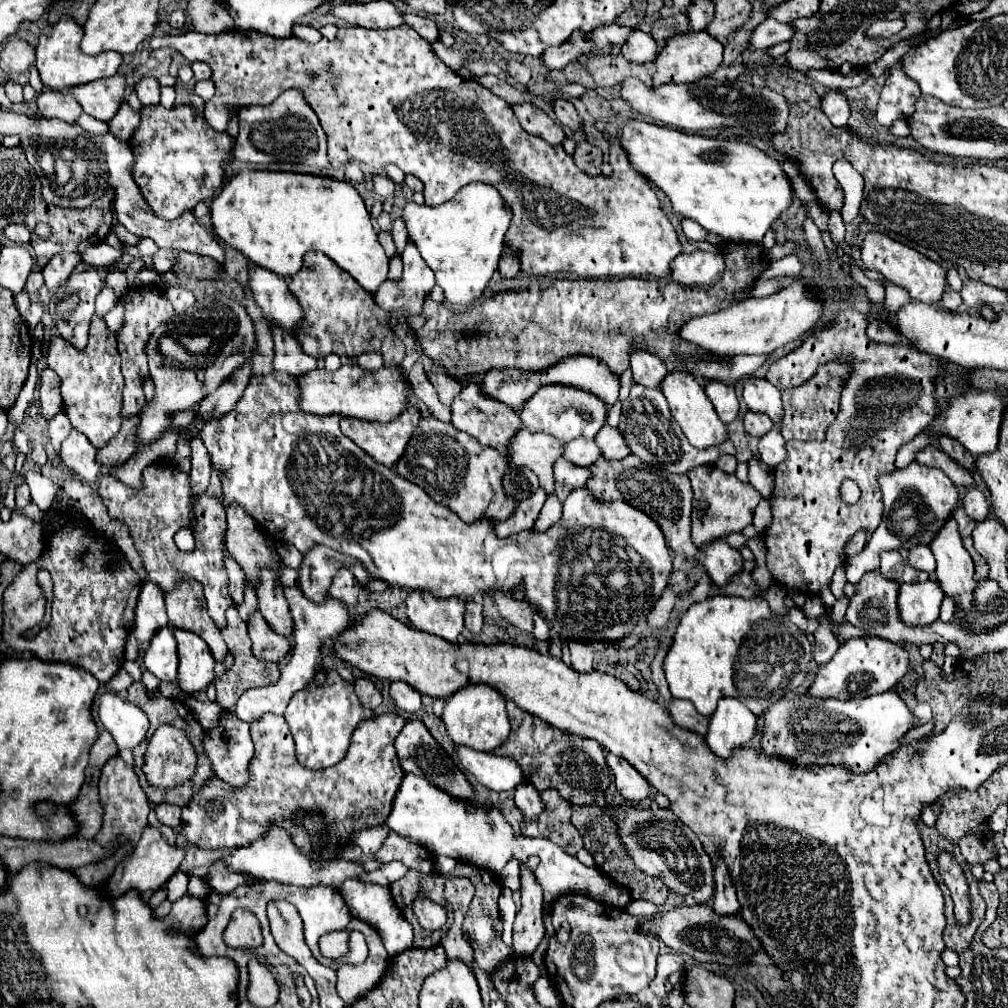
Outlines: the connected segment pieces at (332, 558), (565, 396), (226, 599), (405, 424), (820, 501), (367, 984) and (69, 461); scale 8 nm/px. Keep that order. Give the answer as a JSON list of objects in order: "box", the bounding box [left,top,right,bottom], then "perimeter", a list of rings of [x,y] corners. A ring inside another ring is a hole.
[{"box":[299,546,369,604],"perimeter":[[[315,546],[313,550],[305,552],[303,566],[299,568],[301,592],[309,600],[321,604],[327,598],[333,574],[337,574],[339,568],[349,568],[361,584],[365,584],[369,580],[369,576],[365,574],[365,568],[361,566],[361,562],[355,562],[355,558],[329,550],[327,546]]]},{"box":[519,386,607,442],"perimeter":[[[543,386],[519,412],[527,430],[547,432],[563,442],[571,442],[575,438],[595,438],[595,434],[603,428],[607,418],[607,406],[593,394],[585,390],[577,390],[571,386]]]},{"box":[99,462,233,628],"perimeter":[[[155,462],[155,464],[149,464],[145,470],[143,470],[143,484],[145,488],[143,490],[133,490],[125,484],[121,484],[119,480],[115,480],[113,476],[101,476],[99,478],[99,496],[103,498],[105,506],[107,506],[107,512],[111,518],[127,524],[129,528],[129,534],[131,538],[135,540],[135,548],[139,552],[139,556],[143,558],[143,564],[145,564],[145,570],[147,570],[147,576],[149,580],[153,580],[165,594],[169,590],[173,590],[183,578],[193,578],[197,582],[201,582],[203,586],[203,594],[205,594],[205,600],[207,600],[207,610],[209,610],[209,616],[215,620],[215,624],[219,628],[225,628],[225,610],[233,604],[231,596],[229,596],[229,580],[227,580],[227,572],[225,572],[225,566],[223,566],[223,560],[225,560],[225,530],[227,530],[227,522],[225,522],[225,508],[221,504],[219,498],[211,496],[211,494],[201,494],[193,500],[193,492],[191,492],[191,482],[189,482],[189,474],[181,472],[173,462]],[[195,512],[195,538],[197,538],[197,548],[193,552],[181,552],[175,542],[173,542],[173,534],[177,530],[181,530],[183,526],[189,526],[191,522],[191,516]]]},{"box":[341,406,421,468],"perimeter":[[[409,406],[405,412],[399,414],[393,422],[379,424],[379,422],[363,422],[355,418],[341,420],[341,432],[347,434],[361,450],[365,450],[373,460],[393,468],[405,446],[417,428],[421,414],[417,408]]]},{"box":[765,300,941,594],"perimeter":[[[853,300],[833,302],[839,310],[835,320],[827,326],[815,330],[801,348],[773,362],[767,372],[767,380],[779,390],[787,390],[793,386],[805,384],[815,370],[837,358],[853,360],[853,374],[845,380],[845,390],[841,394],[841,410],[835,422],[827,428],[827,438],[823,442],[803,442],[791,440],[787,442],[787,458],[775,468],[775,490],[771,496],[773,524],[765,532],[767,546],[767,568],[773,578],[785,588],[795,588],[803,594],[817,594],[823,586],[831,584],[831,576],[839,564],[845,562],[845,542],[861,528],[875,530],[881,522],[883,502],[877,478],[881,474],[891,474],[895,470],[895,454],[897,450],[913,440],[921,430],[929,426],[935,418],[935,378],[939,374],[941,362],[921,350],[913,350],[909,346],[897,344],[877,344],[871,342],[865,334],[865,316],[855,310]],[[851,478],[861,488],[861,498],[857,504],[845,504],[841,500],[841,484]]]},{"box":[337,920,389,1005],"perimeter":[[[351,920],[351,930],[359,930],[365,934],[369,944],[369,958],[361,966],[341,966],[337,970],[337,994],[345,1004],[351,1005],[357,998],[371,990],[385,974],[385,962],[389,962],[389,954],[373,930],[373,926],[363,920]]]},{"box":[61,430,101,484],"perimeter":[[[71,430],[61,448],[63,464],[83,482],[93,484],[101,476],[101,466],[95,462],[95,448],[85,438],[85,434]]]}]

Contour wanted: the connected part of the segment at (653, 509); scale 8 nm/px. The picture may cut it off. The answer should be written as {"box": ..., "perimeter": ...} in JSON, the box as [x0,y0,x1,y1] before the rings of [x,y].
{"box":[587,456,699,562],"perimeter":[[[627,456],[623,460],[605,460],[601,458],[591,466],[593,478],[587,482],[587,488],[597,494],[601,500],[625,500],[627,504],[643,510],[653,518],[663,530],[667,544],[673,552],[683,554],[683,558],[697,562],[699,548],[691,542],[691,484],[687,474],[665,474],[657,466],[649,466],[637,456]]]}

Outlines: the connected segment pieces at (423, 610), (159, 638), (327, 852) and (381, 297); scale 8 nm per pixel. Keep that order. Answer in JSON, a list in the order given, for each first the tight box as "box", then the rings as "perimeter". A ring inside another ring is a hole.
[{"box":[407,590,465,642],"perimeter":[[[415,590],[407,596],[407,616],[413,628],[457,642],[463,630],[465,600],[461,598],[433,598],[425,590]]]},{"box":[143,626,179,682],"perimeter":[[[165,626],[165,630],[159,630],[151,638],[149,648],[143,654],[143,664],[161,682],[177,682],[179,660],[171,626]]]},{"box":[179,714,405,860],"perimeter":[[[265,714],[261,720],[251,724],[251,738],[255,740],[255,758],[249,766],[249,784],[243,790],[233,790],[227,782],[221,782],[221,778],[209,778],[205,786],[197,792],[197,796],[189,802],[189,806],[183,810],[183,822],[179,830],[185,834],[189,844],[209,848],[209,850],[233,850],[241,846],[249,846],[255,838],[263,836],[271,824],[277,824],[285,828],[291,836],[293,842],[307,854],[317,856],[319,860],[333,860],[341,848],[349,844],[349,834],[361,828],[369,826],[379,826],[385,824],[393,798],[397,794],[397,788],[403,780],[403,770],[399,766],[399,758],[395,754],[393,742],[401,728],[405,726],[405,718],[399,714],[381,714],[371,720],[363,720],[357,724],[353,736],[351,736],[351,746],[341,762],[337,762],[331,768],[325,770],[309,770],[305,766],[299,766],[295,754],[293,754],[293,736],[289,732],[289,726],[283,716],[275,714]],[[297,810],[317,810],[323,816],[325,828],[327,828],[327,840],[323,846],[315,846],[305,830],[295,826],[291,820],[291,814]]]},{"box":[375,242,435,316],"perimeter":[[[413,242],[407,244],[401,258],[403,258],[401,280],[399,282],[385,280],[379,286],[375,300],[387,312],[401,310],[407,316],[417,316],[421,314],[425,298],[435,286],[435,276],[425,264],[425,260],[421,258],[419,250],[413,246]]]}]

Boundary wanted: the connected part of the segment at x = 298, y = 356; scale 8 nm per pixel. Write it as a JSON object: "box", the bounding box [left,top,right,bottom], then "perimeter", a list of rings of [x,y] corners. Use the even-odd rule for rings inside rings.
{"box":[271,324,317,376],"perimeter":[[[271,324],[271,328],[273,328],[273,340],[275,340],[273,368],[277,372],[301,376],[301,374],[307,374],[309,370],[317,368],[317,360],[313,356],[307,356],[301,350],[301,344],[289,332],[283,332],[281,328],[277,328],[273,324]]]}

